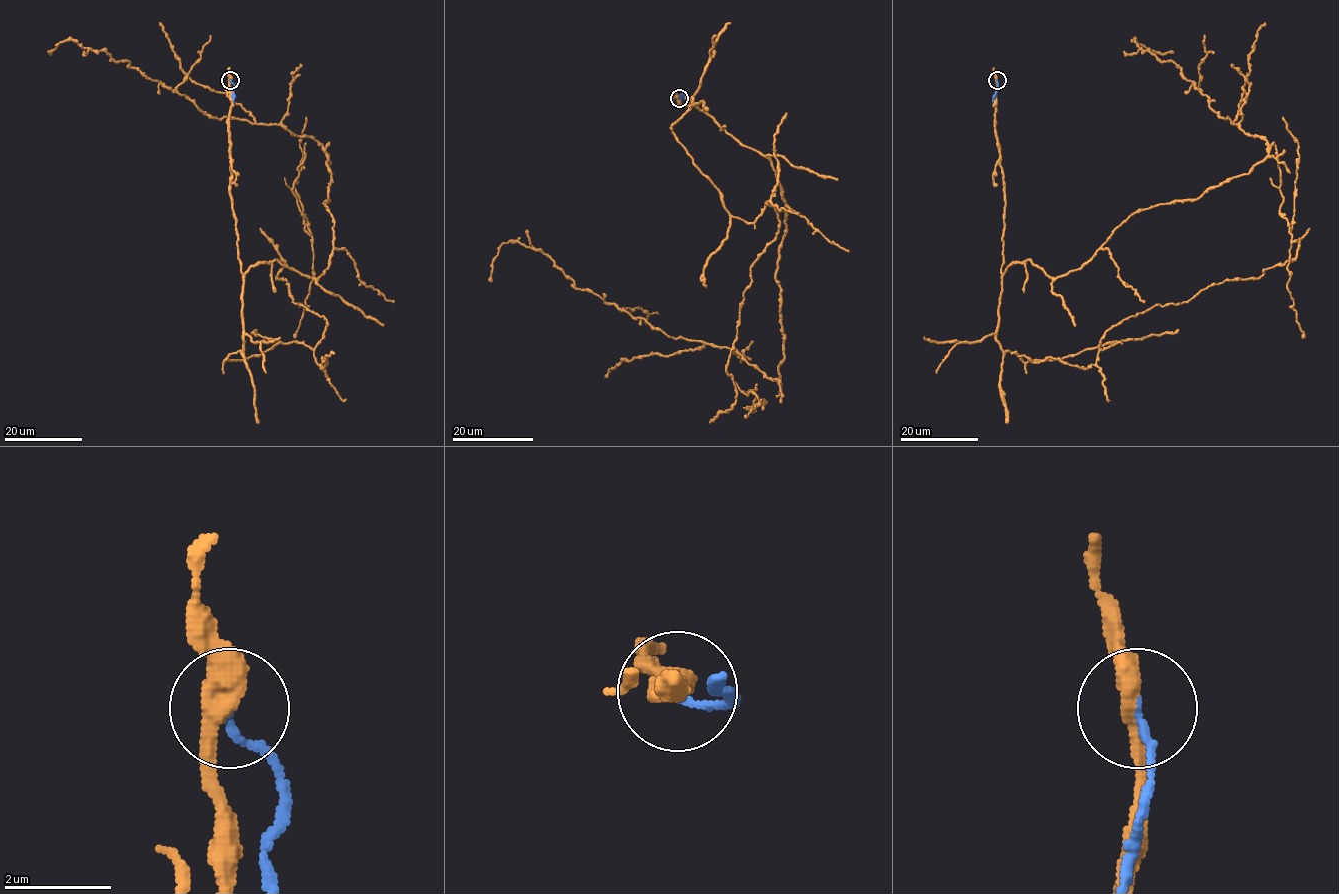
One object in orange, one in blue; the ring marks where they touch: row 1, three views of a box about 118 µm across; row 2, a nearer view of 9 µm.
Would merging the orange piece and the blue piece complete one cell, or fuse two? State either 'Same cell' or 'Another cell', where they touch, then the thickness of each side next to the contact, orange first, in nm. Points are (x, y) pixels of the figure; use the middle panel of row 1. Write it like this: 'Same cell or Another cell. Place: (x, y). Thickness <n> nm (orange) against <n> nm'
Another cell. Place: (679, 98). Thickness 400 nm (orange) against 150 nm

